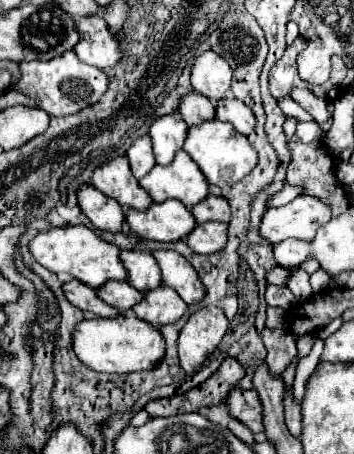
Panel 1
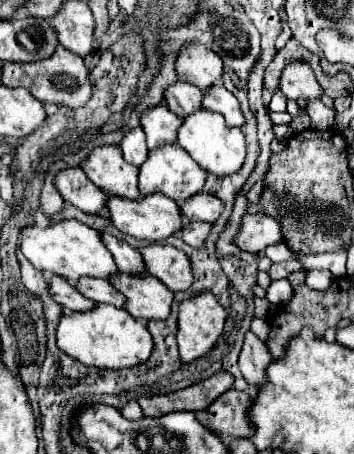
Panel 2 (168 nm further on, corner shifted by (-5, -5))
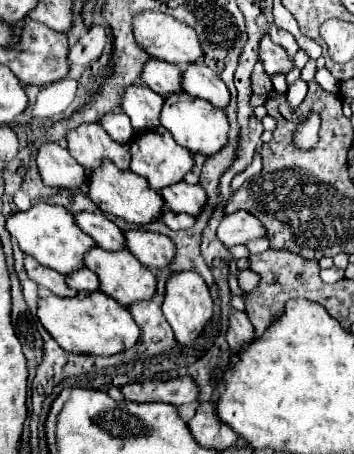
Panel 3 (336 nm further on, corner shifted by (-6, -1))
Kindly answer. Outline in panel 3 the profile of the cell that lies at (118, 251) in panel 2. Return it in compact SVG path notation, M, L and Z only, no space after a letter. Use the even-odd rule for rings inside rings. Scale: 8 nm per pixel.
M76 213L76 223L84 233L88 233L98 247L104 251L124 251L126 249L126 237L124 231L120 231L118 225L114 225L110 219L106 219L102 213Z

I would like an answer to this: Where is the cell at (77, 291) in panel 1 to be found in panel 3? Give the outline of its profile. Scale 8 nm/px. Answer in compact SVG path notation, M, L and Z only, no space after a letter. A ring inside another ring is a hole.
M26 257L24 267L26 267L28 277L30 277L32 281L36 281L44 291L50 291L50 293L54 293L54 295L58 295L58 297L76 297L76 291L66 285L64 275L60 275L58 271L40 265L40 263L34 261L32 257Z

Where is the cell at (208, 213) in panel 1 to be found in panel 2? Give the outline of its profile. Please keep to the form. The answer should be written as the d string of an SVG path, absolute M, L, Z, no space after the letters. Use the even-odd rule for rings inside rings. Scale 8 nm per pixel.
M195 193L195 197L189 197L181 205L181 217L185 223L191 221L207 221L213 223L221 211L223 211L223 201L219 201L211 193Z

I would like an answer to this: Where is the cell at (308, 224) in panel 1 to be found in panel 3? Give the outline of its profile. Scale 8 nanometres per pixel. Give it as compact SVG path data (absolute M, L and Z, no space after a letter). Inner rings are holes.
M236 211L232 215L226 215L218 227L218 239L226 247L246 245L252 239L264 237L264 233L264 225L248 211Z

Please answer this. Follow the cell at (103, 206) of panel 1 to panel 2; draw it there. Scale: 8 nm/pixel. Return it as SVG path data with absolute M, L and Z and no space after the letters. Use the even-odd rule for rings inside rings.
M81 167L61 169L55 175L53 185L63 195L65 201L73 203L75 207L79 207L85 213L97 215L107 203L107 195L101 189L95 189L95 185L91 185L91 181L87 181L87 175L83 173Z

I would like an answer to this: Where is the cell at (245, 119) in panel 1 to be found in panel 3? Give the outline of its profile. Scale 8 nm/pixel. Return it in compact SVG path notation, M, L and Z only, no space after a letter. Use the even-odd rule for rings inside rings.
M198 61L196 65L188 65L184 75L182 75L182 85L184 91L210 101L218 109L226 109L230 103L230 91L224 85L224 81L214 73L208 65Z

